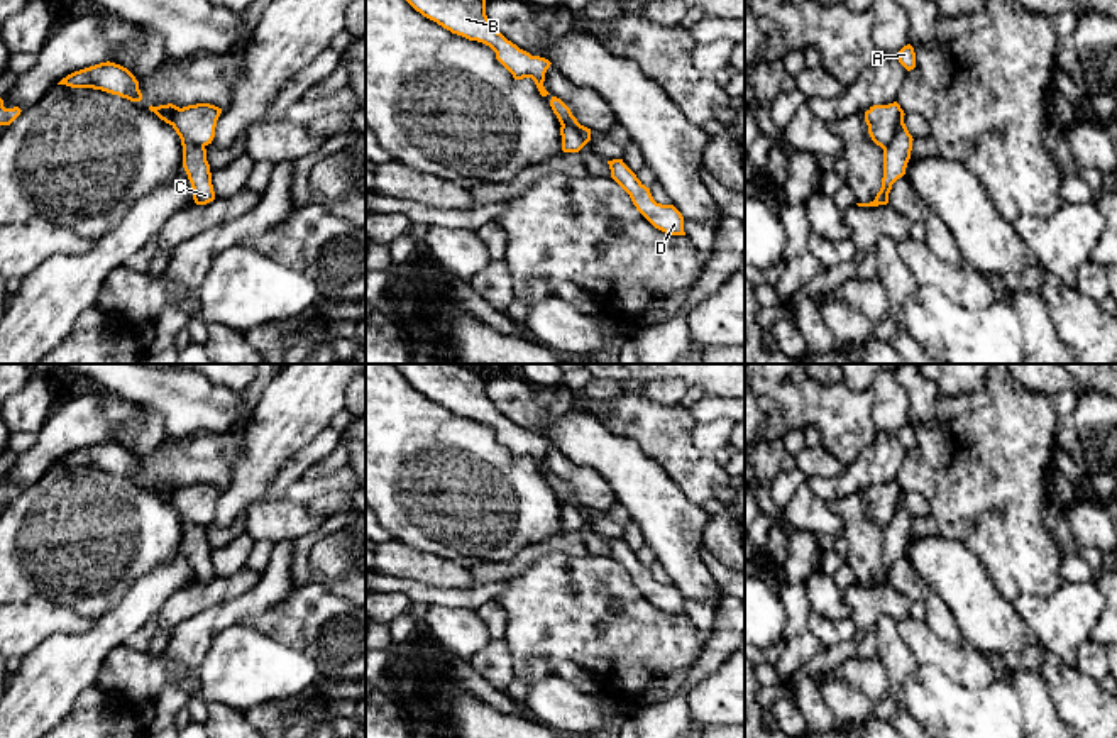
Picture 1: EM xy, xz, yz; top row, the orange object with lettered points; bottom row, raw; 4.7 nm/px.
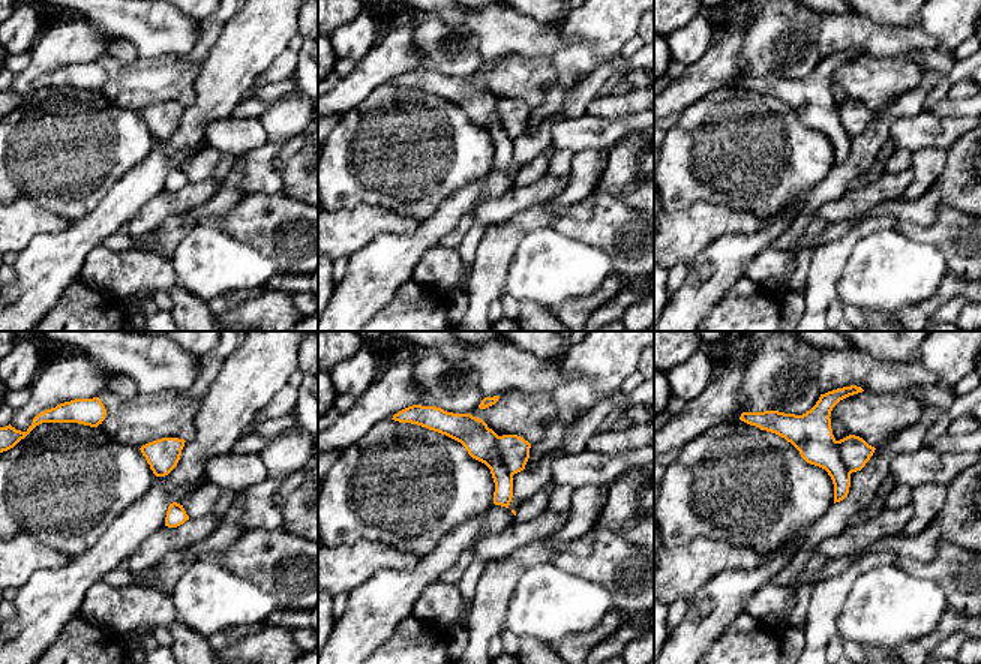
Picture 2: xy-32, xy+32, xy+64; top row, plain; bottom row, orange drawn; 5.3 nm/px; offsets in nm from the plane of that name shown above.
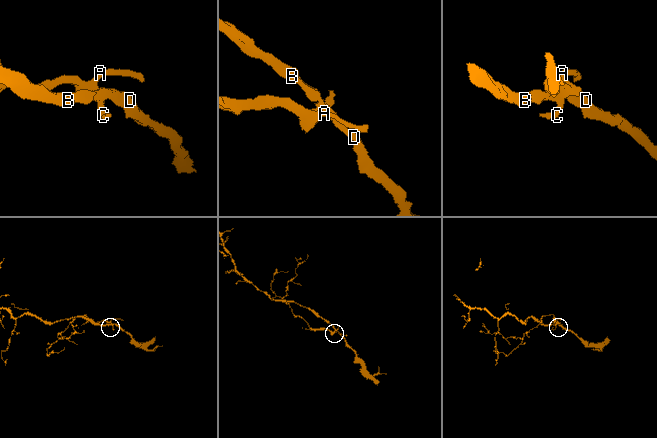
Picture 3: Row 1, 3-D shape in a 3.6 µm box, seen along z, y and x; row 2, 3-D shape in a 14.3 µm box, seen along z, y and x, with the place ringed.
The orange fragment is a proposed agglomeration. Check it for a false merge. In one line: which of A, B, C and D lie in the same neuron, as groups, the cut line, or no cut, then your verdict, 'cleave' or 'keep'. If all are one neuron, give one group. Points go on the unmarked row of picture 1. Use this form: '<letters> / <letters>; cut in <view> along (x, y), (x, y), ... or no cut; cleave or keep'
A C / B D; cut in xz along (562, 503), (574, 505), (586, 522); cleave

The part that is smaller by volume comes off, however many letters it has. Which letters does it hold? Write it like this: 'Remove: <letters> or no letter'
Remove: A, C

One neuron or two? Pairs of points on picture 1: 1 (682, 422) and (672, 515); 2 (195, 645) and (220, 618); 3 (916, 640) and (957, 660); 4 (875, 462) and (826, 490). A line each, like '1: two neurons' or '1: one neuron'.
1: two neurons
2: one neuron
3: one neuron
4: one neuron

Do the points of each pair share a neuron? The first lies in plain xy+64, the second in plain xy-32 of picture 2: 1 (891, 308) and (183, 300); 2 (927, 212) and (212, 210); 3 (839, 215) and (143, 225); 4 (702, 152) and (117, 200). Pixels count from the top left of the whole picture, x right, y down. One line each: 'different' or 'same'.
1: different
2: different
3: same
4: different

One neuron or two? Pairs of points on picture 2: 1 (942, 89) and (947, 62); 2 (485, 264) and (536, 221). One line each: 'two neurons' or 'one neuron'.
1: two neurons
2: one neuron

